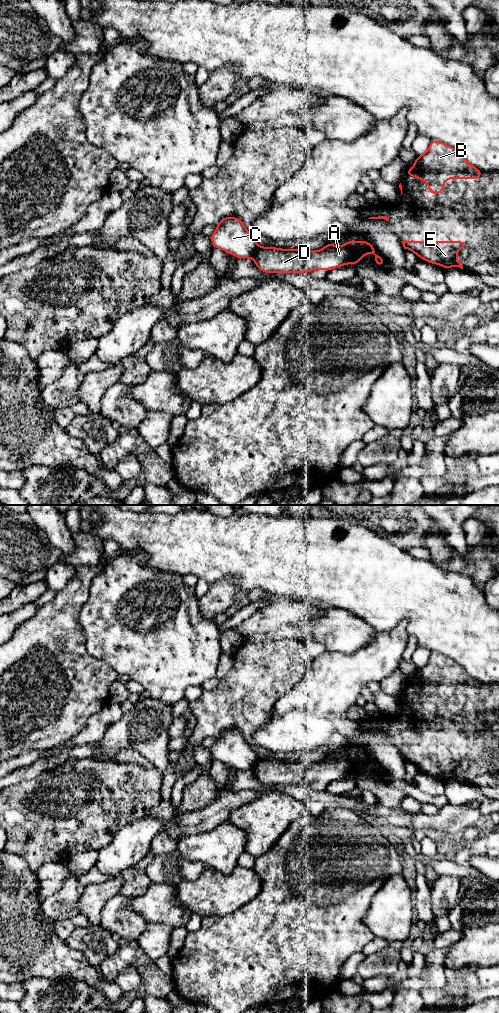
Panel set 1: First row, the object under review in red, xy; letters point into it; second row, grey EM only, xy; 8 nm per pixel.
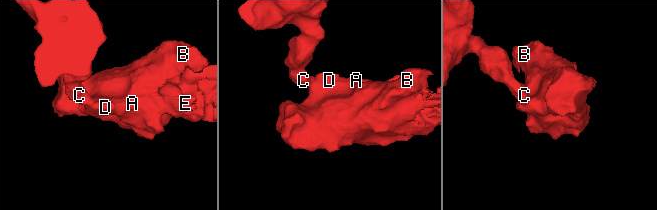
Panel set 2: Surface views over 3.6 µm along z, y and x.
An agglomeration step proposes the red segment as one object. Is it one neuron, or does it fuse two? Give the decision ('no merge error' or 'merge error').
merge error

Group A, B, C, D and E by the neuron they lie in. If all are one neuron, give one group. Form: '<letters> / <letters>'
A B D E / C

